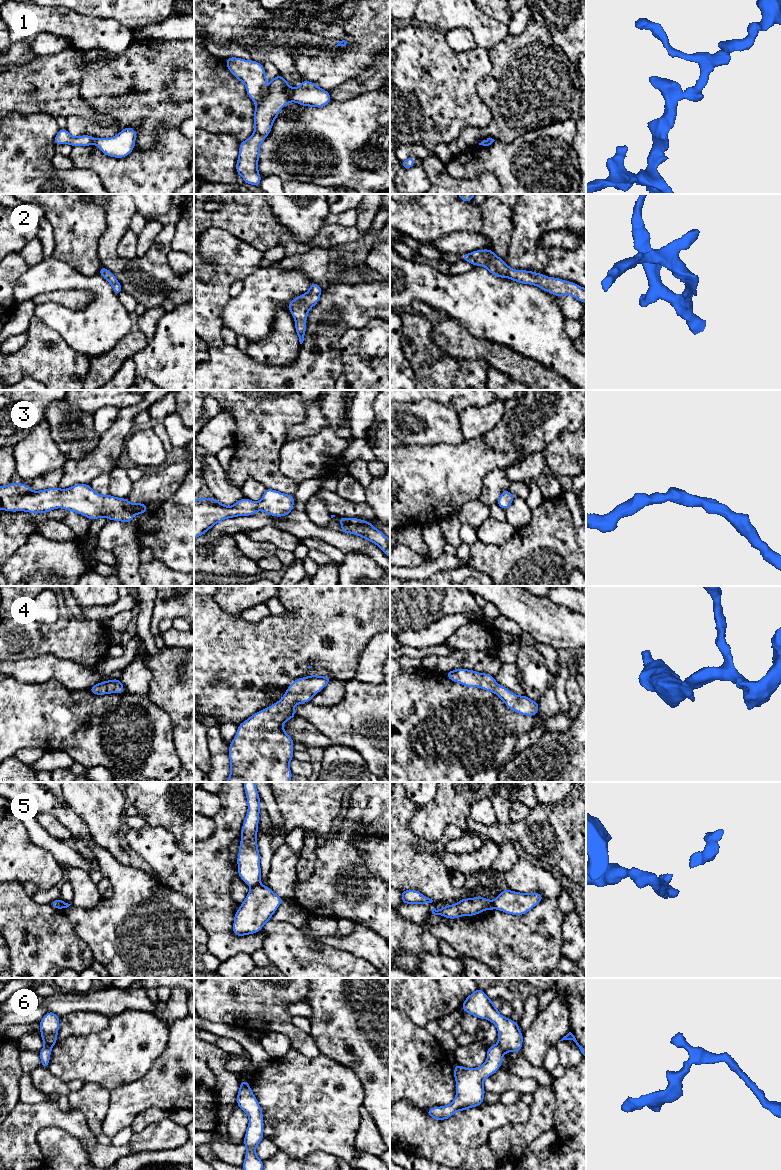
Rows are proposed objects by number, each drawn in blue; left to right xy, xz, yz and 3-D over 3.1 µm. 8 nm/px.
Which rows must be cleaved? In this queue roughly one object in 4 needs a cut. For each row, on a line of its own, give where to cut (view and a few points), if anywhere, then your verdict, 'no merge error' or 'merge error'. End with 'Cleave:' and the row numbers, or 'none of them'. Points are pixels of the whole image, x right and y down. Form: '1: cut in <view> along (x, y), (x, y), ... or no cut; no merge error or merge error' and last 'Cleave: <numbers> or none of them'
1: cut in xz along (290, 89), (290, 98), (292, 100); merge error
2: no cut; no merge error
3: no cut; no merge error
4: no cut; no merge error
5: cut in xz along (259, 883), (252, 887); merge error
6: cut in yz along (497, 1043), (505, 1052); merge error
Cleave: 1, 5, 6

